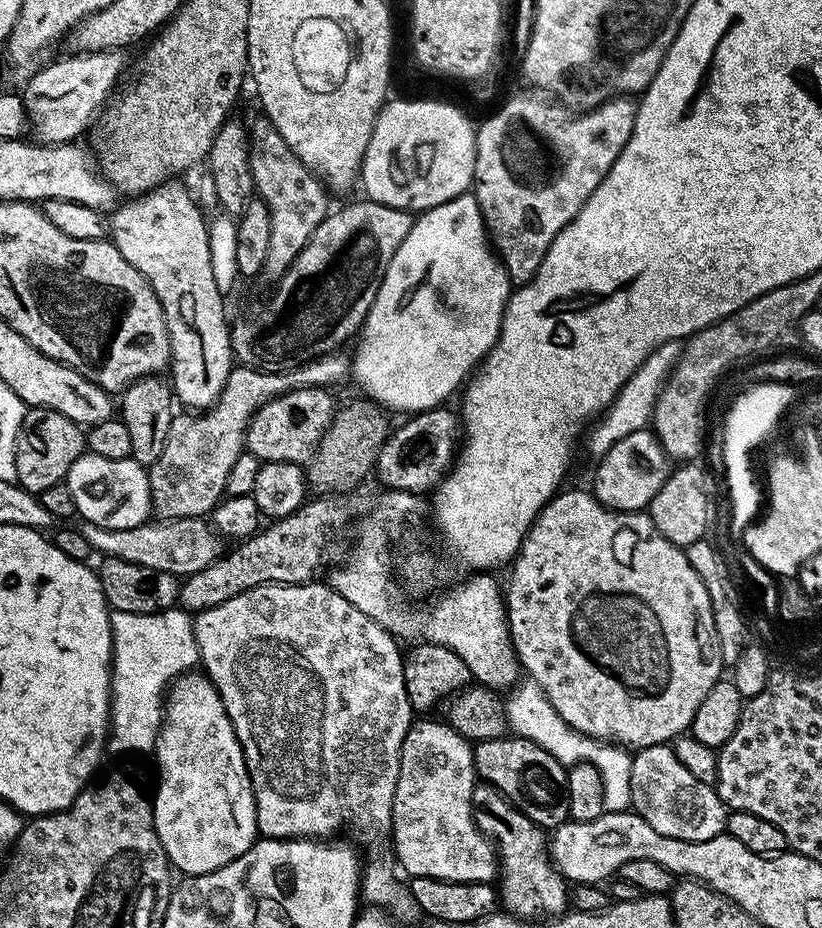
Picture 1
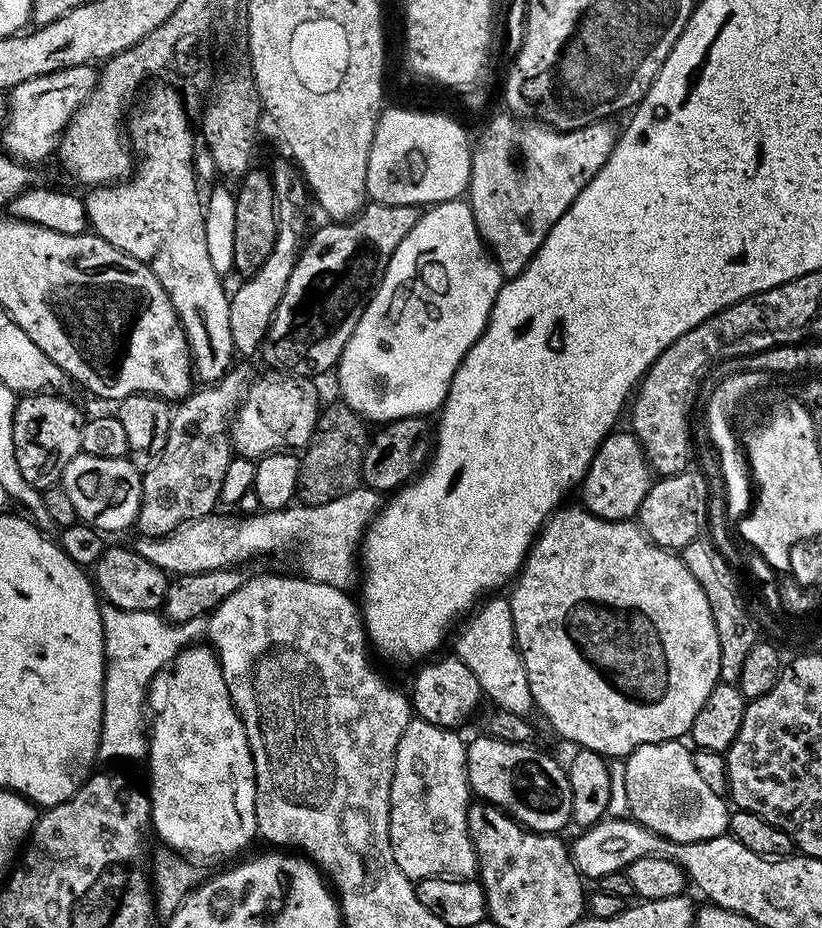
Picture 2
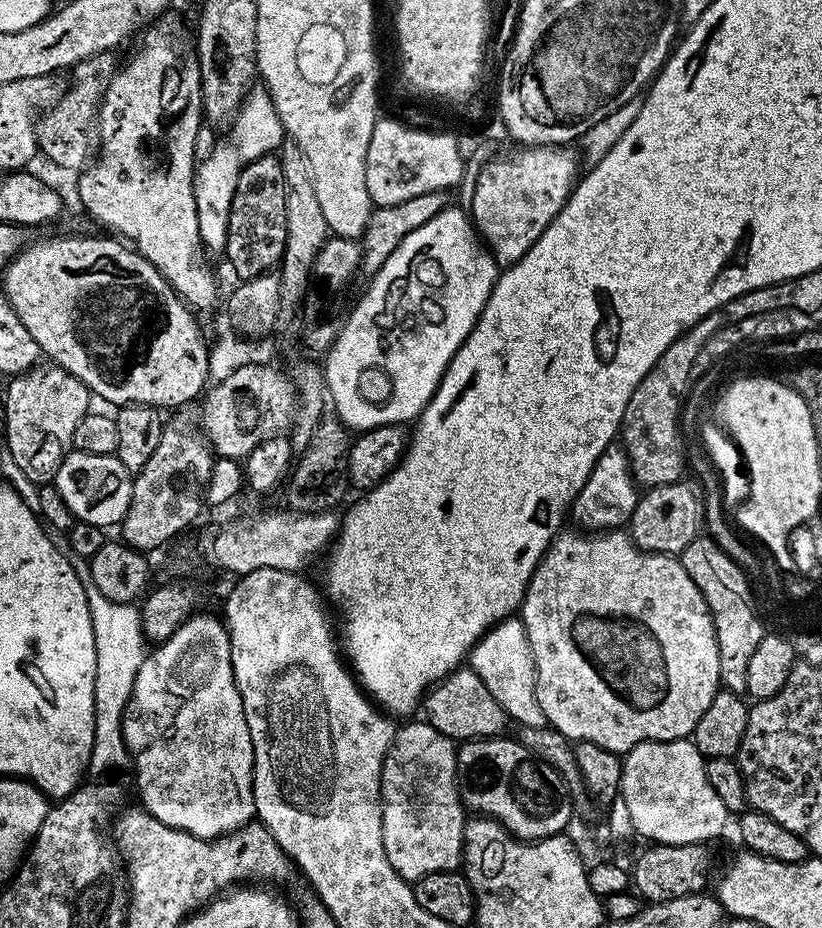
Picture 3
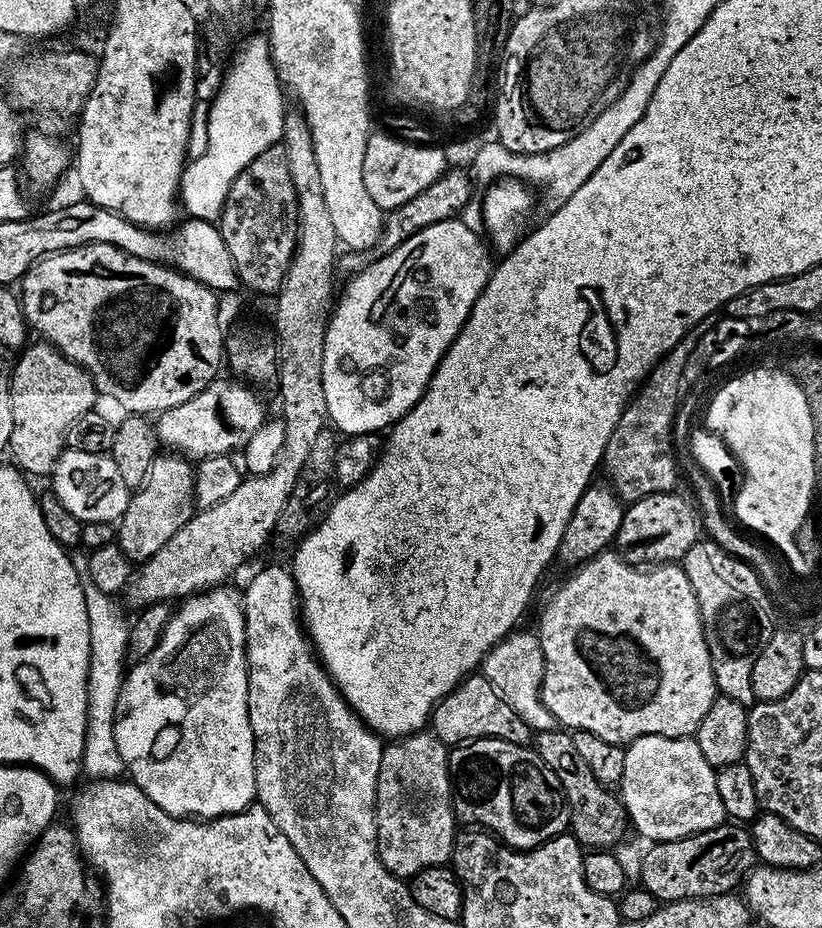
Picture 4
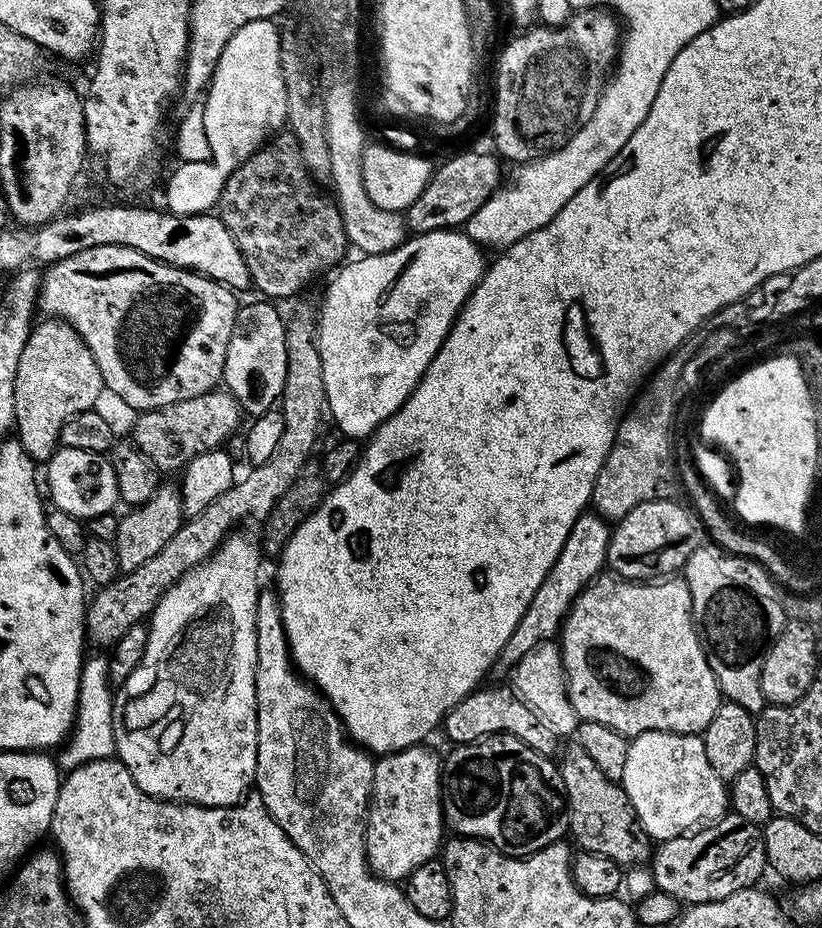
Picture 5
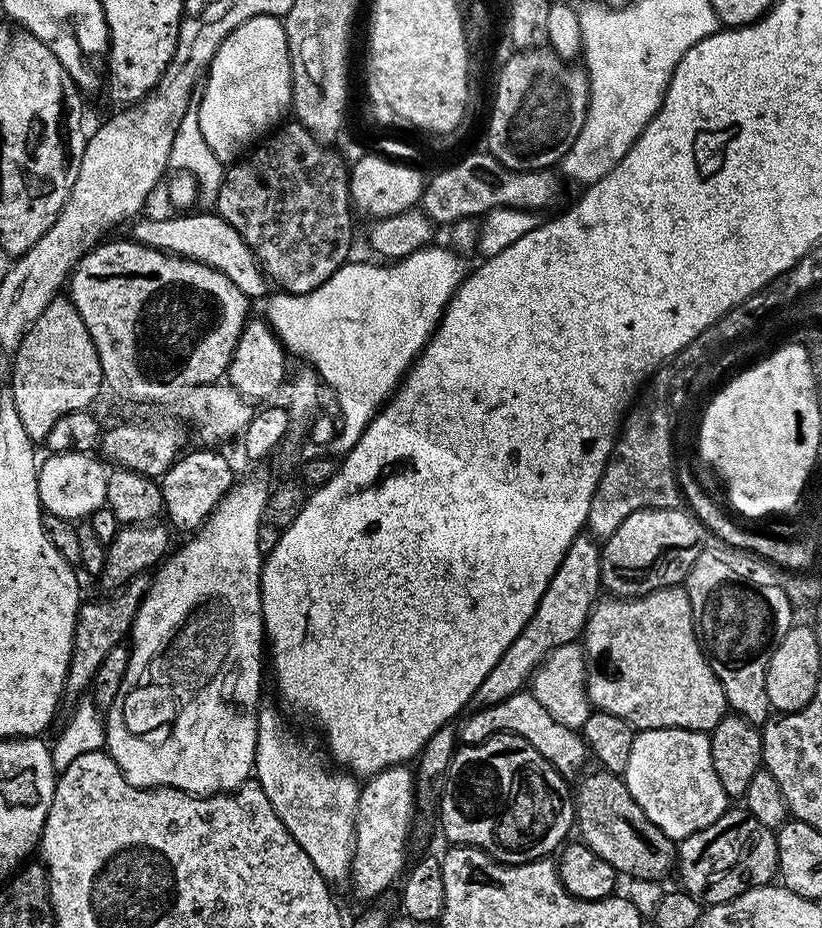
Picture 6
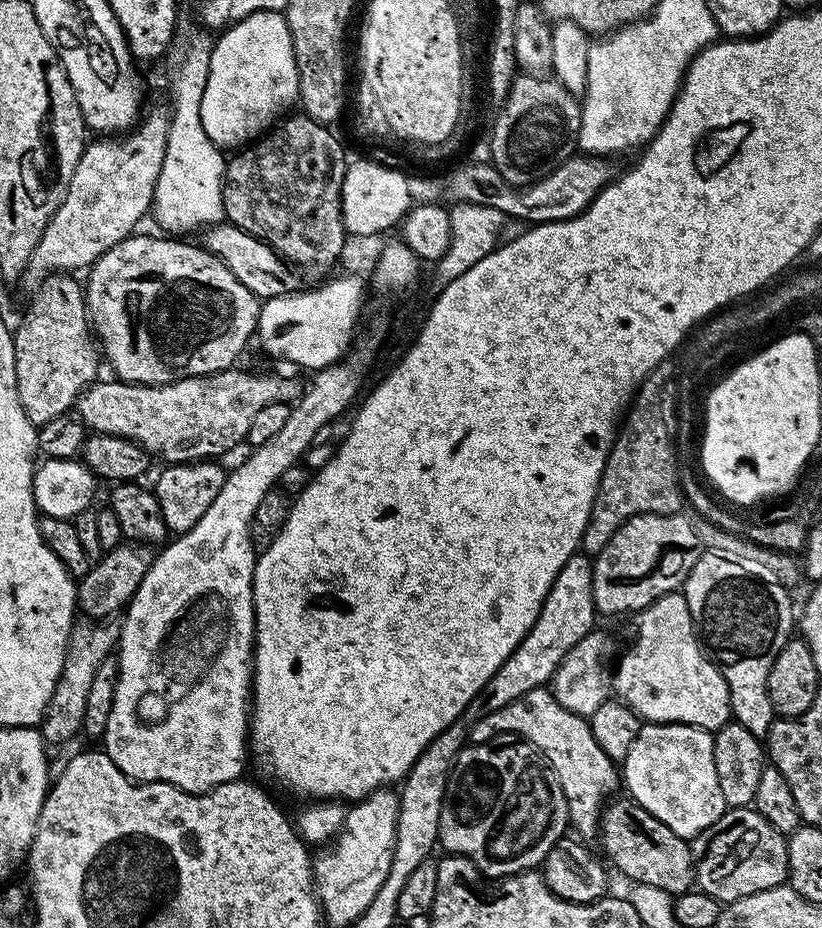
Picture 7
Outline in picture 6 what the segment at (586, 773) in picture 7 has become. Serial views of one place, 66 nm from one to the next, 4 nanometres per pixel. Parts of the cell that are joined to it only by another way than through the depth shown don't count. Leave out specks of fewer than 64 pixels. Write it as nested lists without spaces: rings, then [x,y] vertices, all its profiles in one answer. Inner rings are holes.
[[[528,690],[514,694],[498,702],[496,706],[486,706],[485,709],[465,715],[463,720],[464,725],[459,725],[458,728],[458,740],[461,745],[480,744],[491,736],[501,734],[521,736],[531,748],[538,750],[538,754],[542,754],[542,758],[546,758],[546,762],[553,764],[565,778],[573,778],[572,776],[576,775],[579,777],[580,767],[586,762],[589,763],[590,760],[590,753],[583,735],[577,729],[567,728],[562,722],[554,719],[550,710],[546,710],[546,706],[542,706],[542,702],[538,702],[538,698]]]

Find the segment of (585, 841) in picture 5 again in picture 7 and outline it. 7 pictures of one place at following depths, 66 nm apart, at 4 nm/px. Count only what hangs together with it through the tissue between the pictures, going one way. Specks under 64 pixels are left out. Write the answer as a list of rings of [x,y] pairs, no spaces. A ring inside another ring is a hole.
[[[630,798],[613,799],[601,813],[598,829],[607,861],[616,866],[633,885],[658,887],[673,898],[693,891],[696,882],[695,855],[689,841],[658,821]],[[616,800],[616,801],[615,801]]]

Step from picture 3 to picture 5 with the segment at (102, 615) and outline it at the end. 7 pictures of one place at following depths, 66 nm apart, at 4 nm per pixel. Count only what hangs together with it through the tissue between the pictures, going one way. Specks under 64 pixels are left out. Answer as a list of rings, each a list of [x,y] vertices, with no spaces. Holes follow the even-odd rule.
[[[89,655],[80,672],[78,702],[76,703],[76,722],[66,743],[59,749],[58,764],[61,769],[71,770],[86,762],[111,760],[116,756],[116,739],[114,726],[118,719],[114,707],[114,692],[108,683],[108,656]]]

